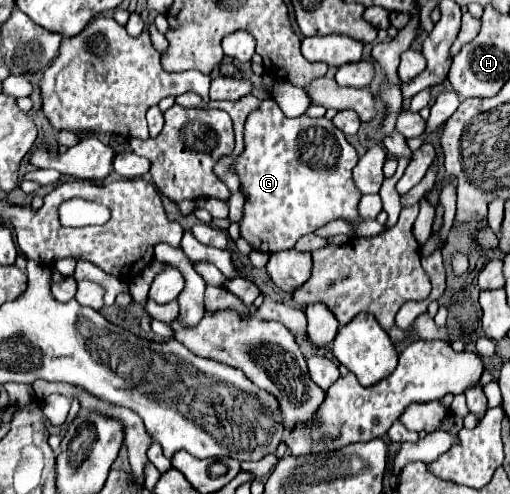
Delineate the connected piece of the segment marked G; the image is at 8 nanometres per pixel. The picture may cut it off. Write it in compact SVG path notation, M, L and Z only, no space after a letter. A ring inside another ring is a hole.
M264 99L260 109L252 111L246 121L244 141L246 141L246 147L236 161L240 183L248 193L246 207L244 207L244 219L240 221L240 235L256 251L276 253L276 251L292 249L300 237L312 233L314 229L334 219L350 221L354 229L354 237L372 237L384 229L378 225L376 219L362 219L358 213L358 201L362 195L358 193L352 181L352 169L356 167L360 157L356 149L346 141L344 133L336 129L330 119L326 117L310 119L308 115L290 119L282 113L276 101Z

